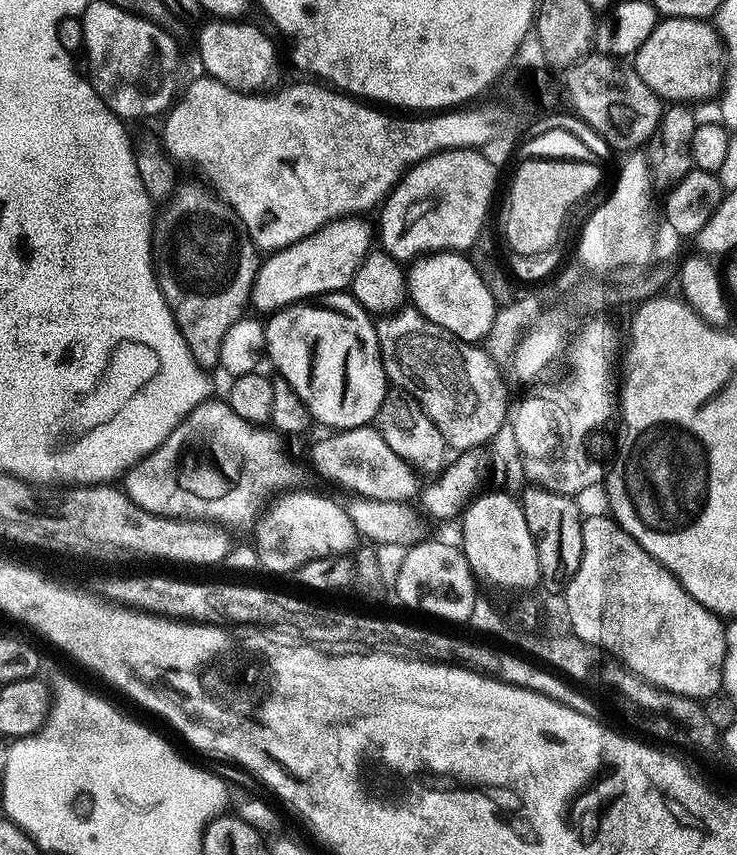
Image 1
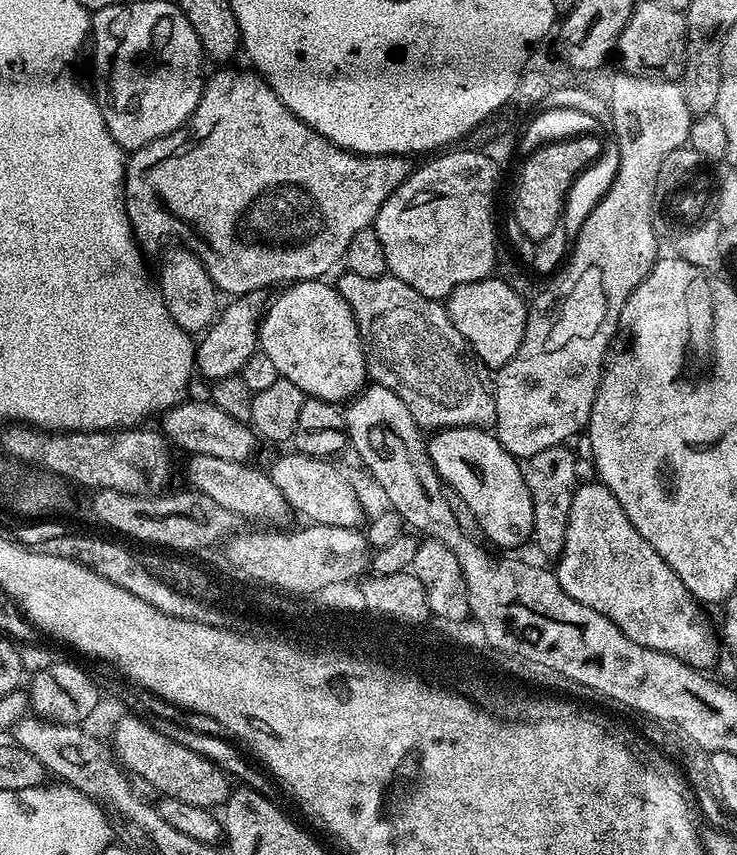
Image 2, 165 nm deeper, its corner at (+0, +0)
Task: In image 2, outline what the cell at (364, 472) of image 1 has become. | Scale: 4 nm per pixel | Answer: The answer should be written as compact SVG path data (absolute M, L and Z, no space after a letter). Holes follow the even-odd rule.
M184 400L169 408L160 418L163 435L176 447L186 451L187 455L214 456L236 462L251 461L258 443L255 431L243 421L236 420L211 402Z

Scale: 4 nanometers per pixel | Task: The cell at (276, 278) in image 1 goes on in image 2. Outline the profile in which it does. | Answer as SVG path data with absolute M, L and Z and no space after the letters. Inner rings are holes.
M261 291L229 299L229 304L225 303L219 309L216 319L199 337L201 340L196 344L194 368L199 375L201 372L208 382L240 374L251 356L258 351L260 322L266 311L264 297L265 293Z

